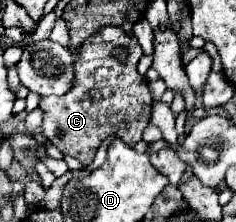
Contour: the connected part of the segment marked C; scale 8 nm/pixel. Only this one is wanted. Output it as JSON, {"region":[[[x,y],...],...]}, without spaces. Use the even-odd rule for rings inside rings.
{"region":[[[105,26],[99,32],[95,32],[95,36],[91,36],[91,40],[87,40],[87,44],[83,44],[83,48],[79,48],[79,52],[73,56],[75,84],[71,86],[71,90],[63,96],[41,96],[41,100],[39,100],[39,108],[43,112],[41,134],[47,140],[51,140],[51,144],[57,146],[63,154],[77,158],[83,166],[91,164],[99,144],[109,134],[123,132],[123,142],[127,146],[135,146],[141,140],[145,126],[149,124],[151,108],[153,108],[153,98],[151,98],[151,92],[149,92],[147,78],[137,72],[137,62],[139,62],[141,56],[143,56],[143,50],[141,50],[139,42],[133,36],[127,36],[127,32],[123,32],[121,28]],[[115,46],[127,46],[129,58],[125,62],[117,60],[111,54]]]}

